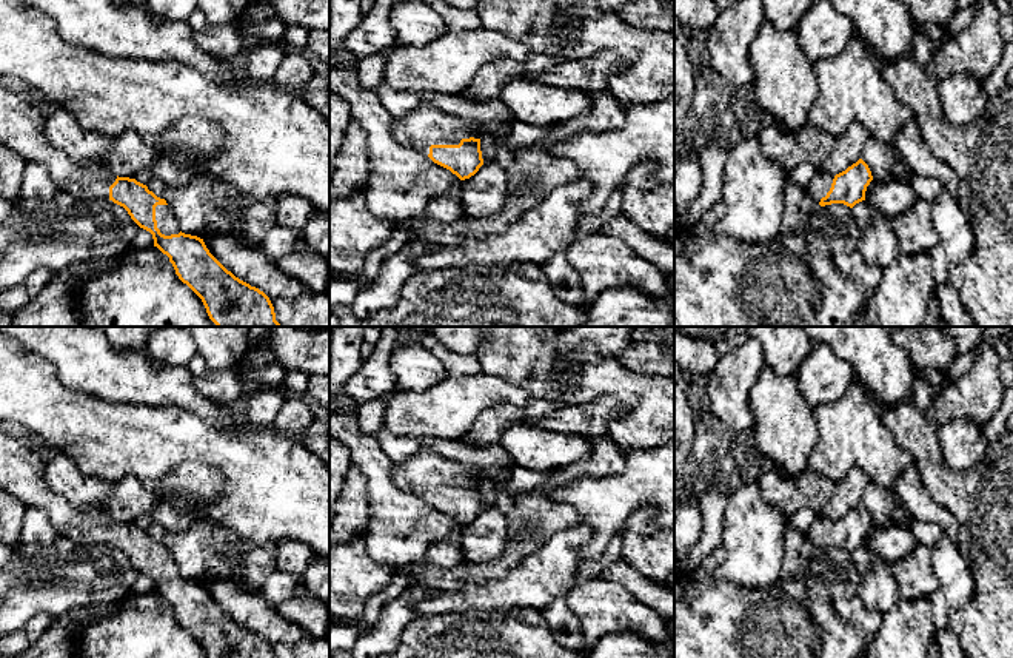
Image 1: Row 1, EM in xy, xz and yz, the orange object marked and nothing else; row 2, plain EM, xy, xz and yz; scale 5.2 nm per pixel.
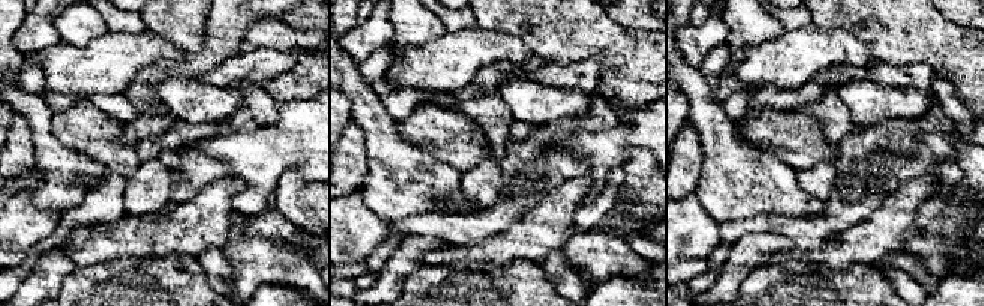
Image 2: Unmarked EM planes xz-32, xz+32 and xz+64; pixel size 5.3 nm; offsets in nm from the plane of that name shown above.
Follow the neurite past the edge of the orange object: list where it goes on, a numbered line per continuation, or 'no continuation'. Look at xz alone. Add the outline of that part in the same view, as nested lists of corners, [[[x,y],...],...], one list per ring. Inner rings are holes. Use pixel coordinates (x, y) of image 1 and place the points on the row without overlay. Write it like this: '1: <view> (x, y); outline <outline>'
1: xz (425, 470); outline [[[425,444],[408,461],[393,465],[393,481],[400,490],[428,502],[431,490],[459,490],[462,484],[470,484],[473,472]]]

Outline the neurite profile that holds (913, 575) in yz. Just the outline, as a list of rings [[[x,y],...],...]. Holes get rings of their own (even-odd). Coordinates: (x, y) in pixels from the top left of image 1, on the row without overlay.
[[[918,544],[902,561],[891,562],[890,572],[898,586],[899,599],[924,598],[939,589],[933,573],[933,549]]]

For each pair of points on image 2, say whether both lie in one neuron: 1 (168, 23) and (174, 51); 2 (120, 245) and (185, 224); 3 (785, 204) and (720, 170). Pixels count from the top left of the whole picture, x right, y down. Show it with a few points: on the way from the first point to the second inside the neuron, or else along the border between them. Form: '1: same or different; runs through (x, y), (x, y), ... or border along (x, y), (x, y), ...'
1: different; border along (146, 29), (185, 50)
2: same; runs through (137, 234), (168, 233)
3: same; runs through (768, 188), (737, 179)

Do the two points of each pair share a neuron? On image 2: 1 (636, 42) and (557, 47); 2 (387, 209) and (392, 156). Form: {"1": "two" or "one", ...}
{"1": "one", "2": "one"}

